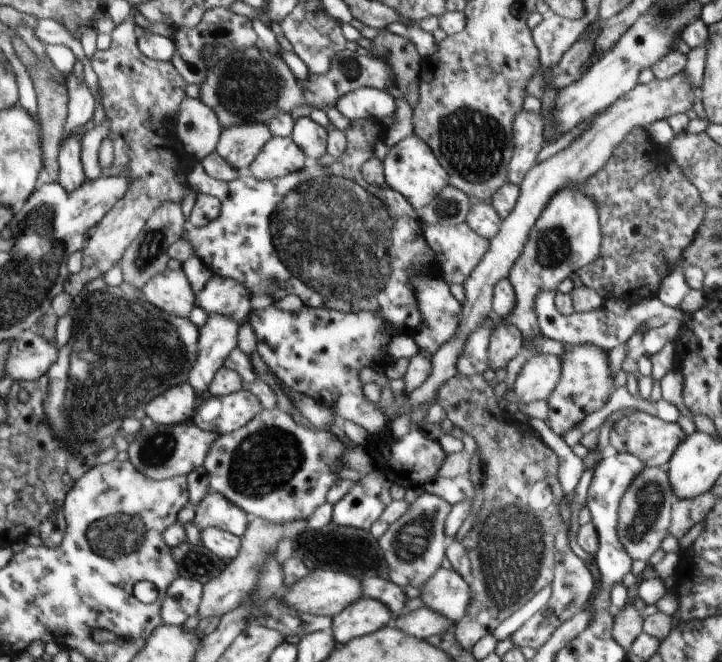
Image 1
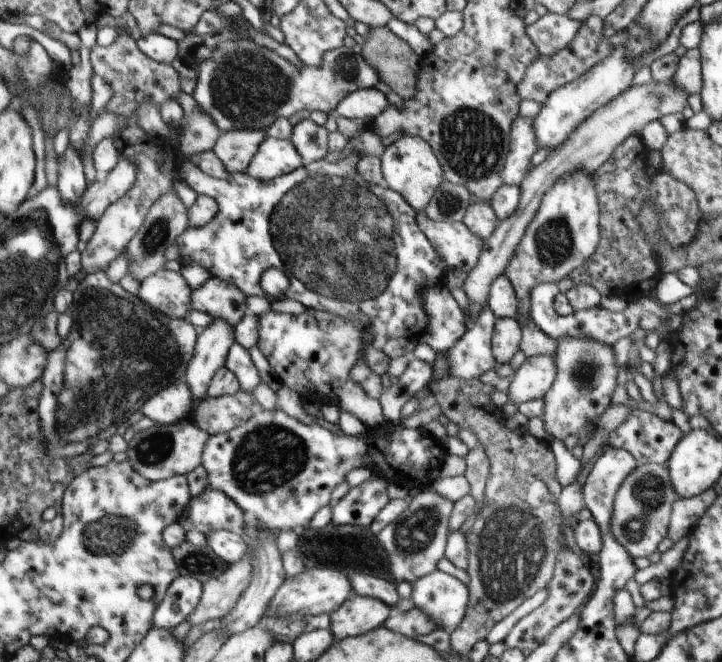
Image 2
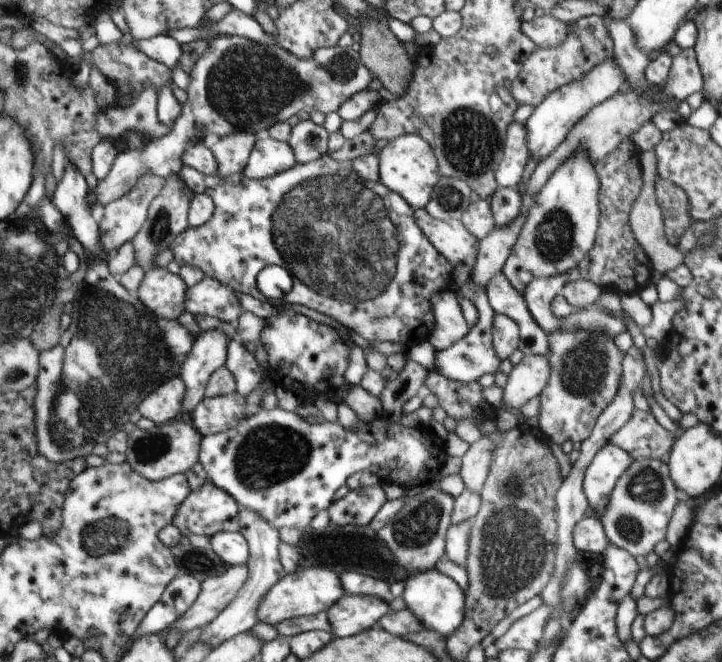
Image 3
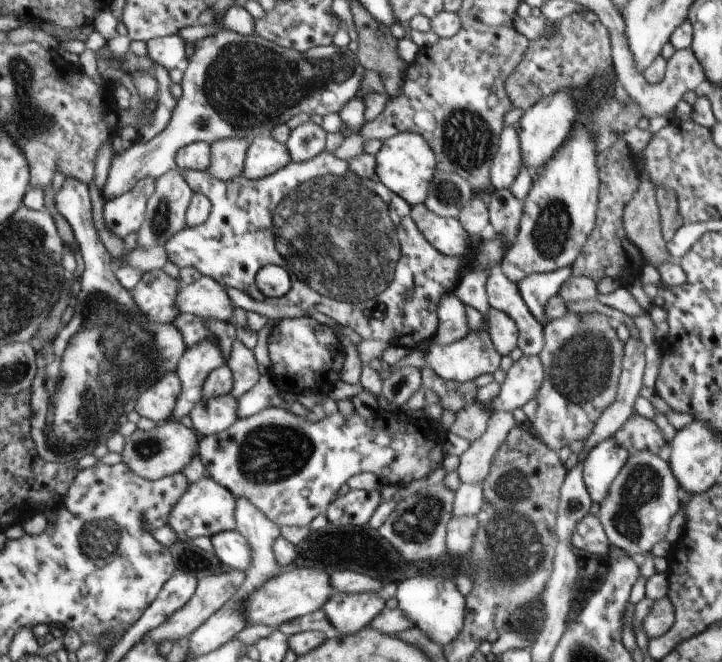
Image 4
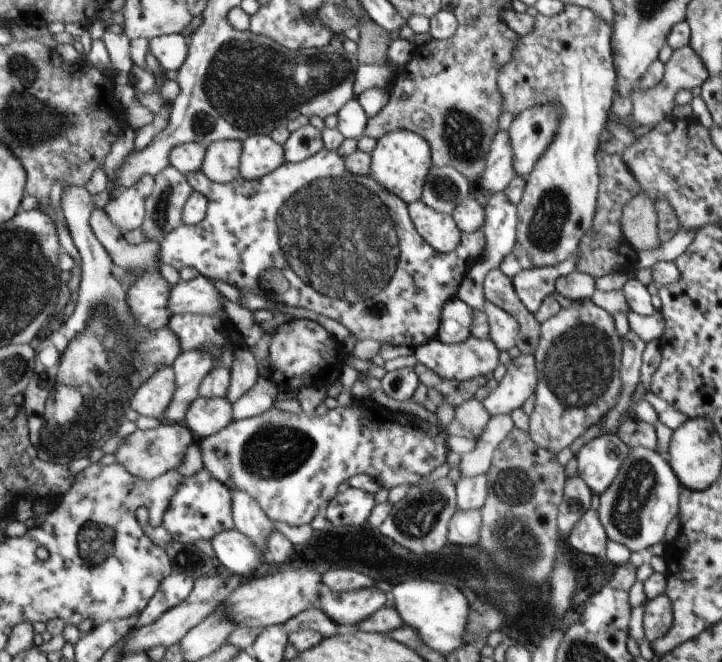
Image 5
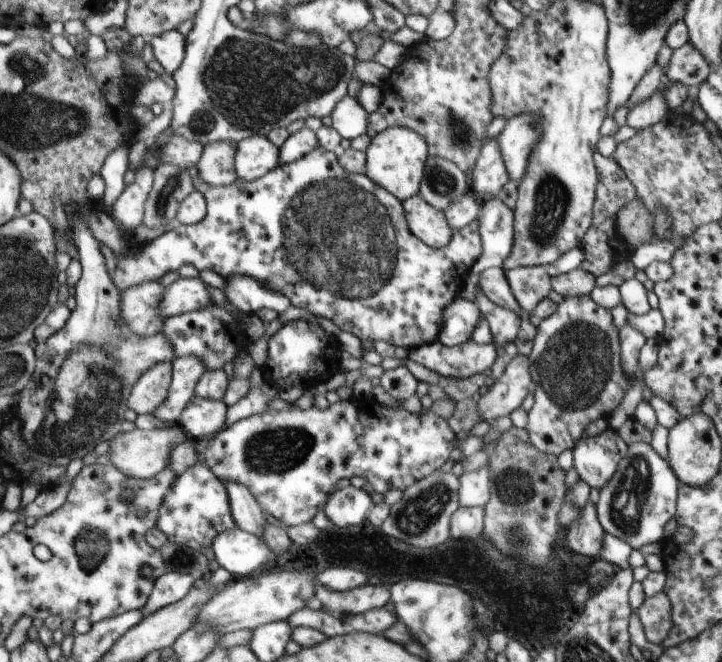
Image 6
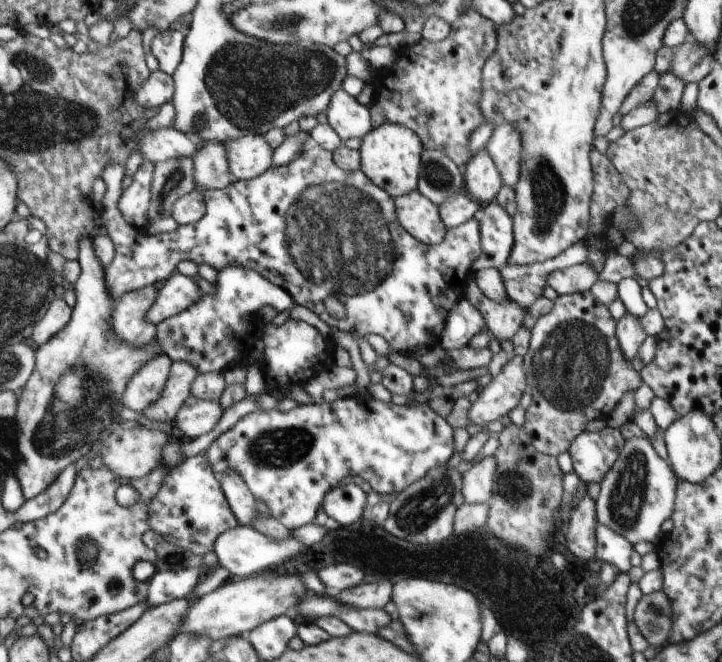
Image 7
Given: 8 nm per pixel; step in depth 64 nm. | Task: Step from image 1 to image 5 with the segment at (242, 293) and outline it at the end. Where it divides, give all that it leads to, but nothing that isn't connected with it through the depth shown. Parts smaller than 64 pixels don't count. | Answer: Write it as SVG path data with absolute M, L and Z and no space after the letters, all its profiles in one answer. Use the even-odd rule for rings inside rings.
M198 275L195 279L178 281L171 288L168 308L174 315L226 316L223 294L213 285L209 277Z

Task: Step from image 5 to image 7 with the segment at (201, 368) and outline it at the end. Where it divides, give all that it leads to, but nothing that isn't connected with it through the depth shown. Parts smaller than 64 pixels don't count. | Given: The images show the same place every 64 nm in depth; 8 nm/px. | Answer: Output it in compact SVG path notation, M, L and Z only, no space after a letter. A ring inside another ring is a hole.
M173 361L160 398L144 409L142 416L146 416L150 422L173 423L181 406L191 395L191 386L198 374L199 370L188 361Z

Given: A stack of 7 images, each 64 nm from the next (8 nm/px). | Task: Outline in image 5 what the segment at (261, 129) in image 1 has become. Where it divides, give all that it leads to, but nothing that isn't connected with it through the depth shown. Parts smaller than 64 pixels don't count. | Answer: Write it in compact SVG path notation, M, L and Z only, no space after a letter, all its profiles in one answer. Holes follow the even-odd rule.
M226 139L206 146L201 170L211 181L232 182L240 176L239 166L243 144L239 140Z

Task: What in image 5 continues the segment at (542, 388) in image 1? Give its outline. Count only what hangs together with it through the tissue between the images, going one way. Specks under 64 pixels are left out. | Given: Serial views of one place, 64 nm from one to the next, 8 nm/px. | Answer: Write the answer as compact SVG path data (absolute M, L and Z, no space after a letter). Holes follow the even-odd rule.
M520 355L507 366L498 387L483 400L486 410L494 415L509 415L522 405L537 389L539 374L534 355Z

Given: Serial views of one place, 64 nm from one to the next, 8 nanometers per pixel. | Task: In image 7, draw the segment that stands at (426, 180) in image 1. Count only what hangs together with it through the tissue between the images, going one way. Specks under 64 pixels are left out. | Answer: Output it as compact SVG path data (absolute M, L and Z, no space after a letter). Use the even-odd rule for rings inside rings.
M384 123L372 128L363 136L360 170L376 185L383 188L391 197L401 197L417 190L420 178L423 142L420 136L406 125Z

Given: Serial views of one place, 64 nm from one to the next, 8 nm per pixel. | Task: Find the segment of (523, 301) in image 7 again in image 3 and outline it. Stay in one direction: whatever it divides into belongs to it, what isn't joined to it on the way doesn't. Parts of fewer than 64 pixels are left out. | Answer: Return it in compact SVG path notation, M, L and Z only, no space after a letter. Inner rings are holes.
M568 274L556 275L548 278L535 278L526 285L523 297L527 302L527 307L531 312L534 320L544 329L547 335L557 331L558 329L569 331L590 331L593 333L601 333L613 339L619 334L626 333L626 324L622 318L609 313L599 302L591 304L590 308L583 309L580 314L564 317L563 319L556 318L551 309L551 302L554 297L561 292L562 285L568 281Z

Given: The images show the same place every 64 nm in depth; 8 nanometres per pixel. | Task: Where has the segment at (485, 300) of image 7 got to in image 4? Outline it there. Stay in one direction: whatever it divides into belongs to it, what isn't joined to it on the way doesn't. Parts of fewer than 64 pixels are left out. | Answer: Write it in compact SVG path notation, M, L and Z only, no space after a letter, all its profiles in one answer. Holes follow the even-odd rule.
M492 308L489 310L488 330L493 345L501 356L509 355L517 347L517 324L505 312Z

